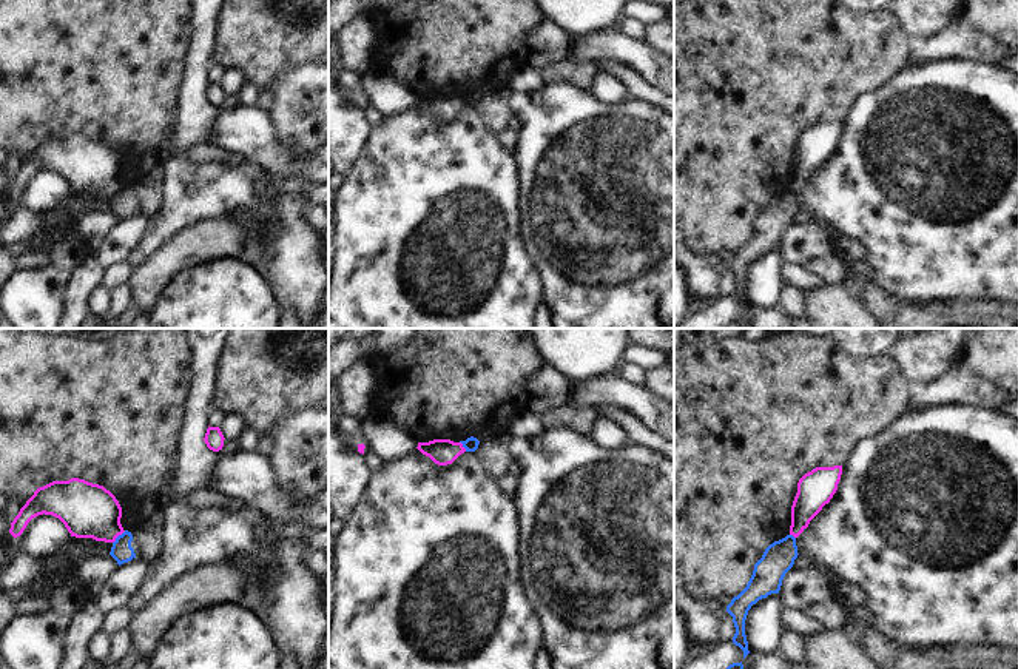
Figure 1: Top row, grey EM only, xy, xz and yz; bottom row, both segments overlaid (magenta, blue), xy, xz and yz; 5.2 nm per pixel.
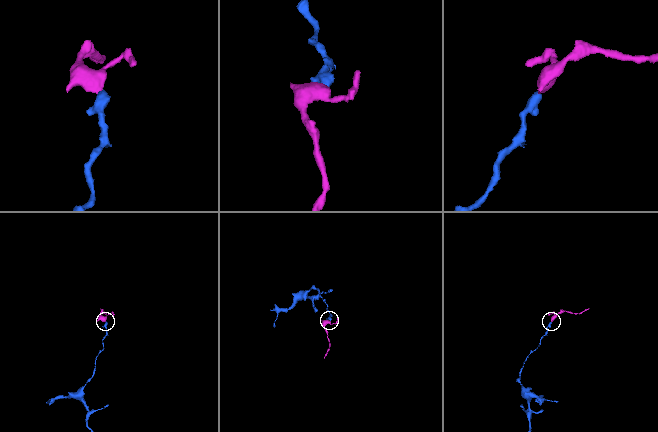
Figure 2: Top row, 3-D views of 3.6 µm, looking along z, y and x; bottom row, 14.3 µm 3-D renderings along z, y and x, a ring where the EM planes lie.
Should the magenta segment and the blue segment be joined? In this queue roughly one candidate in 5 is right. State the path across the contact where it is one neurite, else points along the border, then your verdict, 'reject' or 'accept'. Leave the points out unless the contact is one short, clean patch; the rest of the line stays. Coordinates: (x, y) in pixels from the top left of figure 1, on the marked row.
along xy (125, 531), (113, 543) | reject

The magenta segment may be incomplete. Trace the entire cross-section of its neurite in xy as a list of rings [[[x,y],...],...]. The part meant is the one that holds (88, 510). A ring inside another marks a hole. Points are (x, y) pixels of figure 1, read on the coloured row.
[[[79,478],[52,481],[39,487],[11,523],[9,552],[19,550],[28,523],[43,513],[59,518],[76,538],[114,543],[125,532],[122,507],[103,486]]]

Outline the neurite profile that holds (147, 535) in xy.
[[[176,453],[171,455],[168,467],[162,476],[160,487],[153,496],[145,496],[137,506],[137,524],[130,530],[133,535],[131,547],[137,558],[153,561],[162,549],[163,507],[171,493],[171,476],[176,464]]]

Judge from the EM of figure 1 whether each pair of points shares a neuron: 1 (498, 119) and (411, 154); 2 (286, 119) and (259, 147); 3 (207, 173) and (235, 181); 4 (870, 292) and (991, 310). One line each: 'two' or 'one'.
1: two
2: two
3: one
4: one

